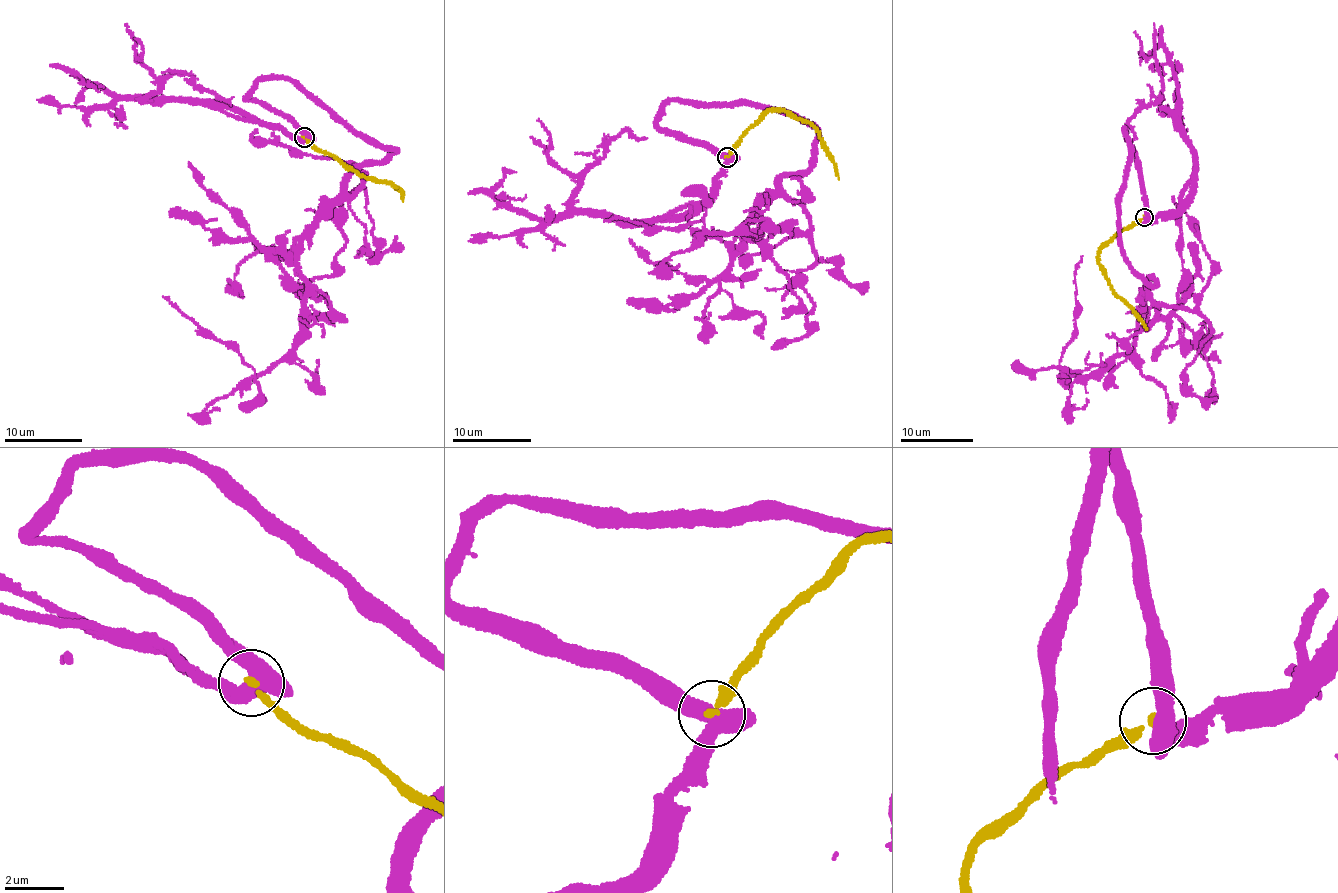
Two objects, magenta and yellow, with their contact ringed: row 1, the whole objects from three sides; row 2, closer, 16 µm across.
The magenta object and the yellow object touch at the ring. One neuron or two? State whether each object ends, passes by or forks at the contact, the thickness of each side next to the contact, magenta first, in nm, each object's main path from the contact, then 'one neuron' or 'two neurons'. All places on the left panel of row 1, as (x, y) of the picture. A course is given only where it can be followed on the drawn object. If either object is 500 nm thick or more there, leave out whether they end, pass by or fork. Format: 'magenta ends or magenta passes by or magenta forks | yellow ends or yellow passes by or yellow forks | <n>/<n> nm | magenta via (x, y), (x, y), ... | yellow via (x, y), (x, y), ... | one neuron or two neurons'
magenta forks | yellow ends | 440/240 nm | magenta via (306, 138), (253, 83), (295, 81), (395, 150), (302, 241), (291, 349), (255, 376), (163, 296) | yellow via (304, 138), (314, 149), (364, 175), (401, 190), (402, 200) | two neurons

